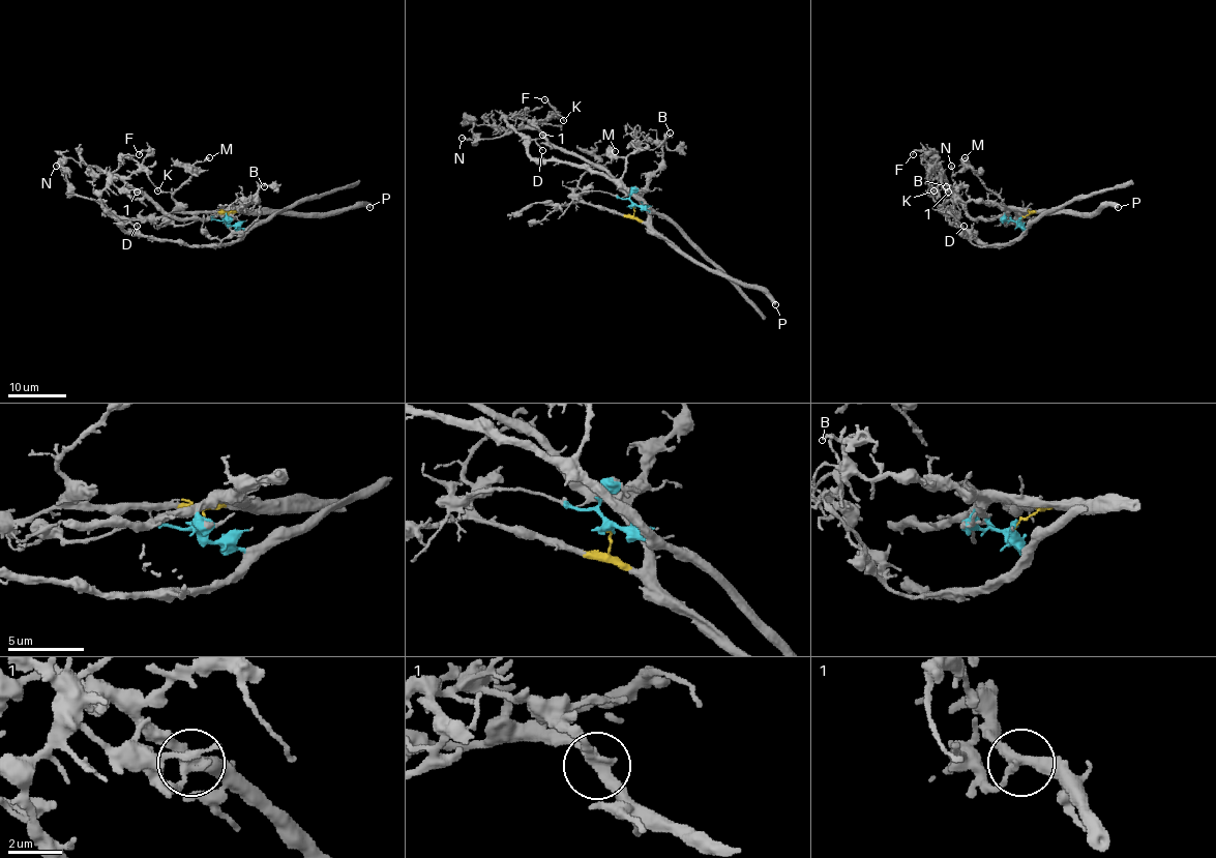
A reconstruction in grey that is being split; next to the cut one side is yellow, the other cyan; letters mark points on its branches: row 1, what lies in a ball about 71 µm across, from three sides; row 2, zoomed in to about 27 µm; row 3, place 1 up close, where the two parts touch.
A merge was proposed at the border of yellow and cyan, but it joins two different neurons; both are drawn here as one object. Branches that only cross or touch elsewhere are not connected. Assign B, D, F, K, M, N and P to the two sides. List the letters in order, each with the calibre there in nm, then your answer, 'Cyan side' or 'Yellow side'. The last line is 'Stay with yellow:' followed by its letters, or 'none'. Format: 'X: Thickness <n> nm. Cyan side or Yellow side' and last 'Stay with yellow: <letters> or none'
B: Thickness 180 nm. Yellow side
D: Thickness 130 nm. Cyan side
F: Thickness 200 nm. Yellow side
K: Thickness 140 nm. Yellow side
M: Thickness 240 nm. Yellow side
N: Thickness 220 nm. Cyan side
P: Thickness 550 nm. Yellow side
Stay with yellow: B, F, K, M, P

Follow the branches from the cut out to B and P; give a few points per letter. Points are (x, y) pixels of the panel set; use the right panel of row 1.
B: (1019, 220), (1033, 210), (964, 202), (952, 185), (946, 186)
P: (1019, 220), (1031, 212), (1093, 213), (1107, 206), (1118, 207)

